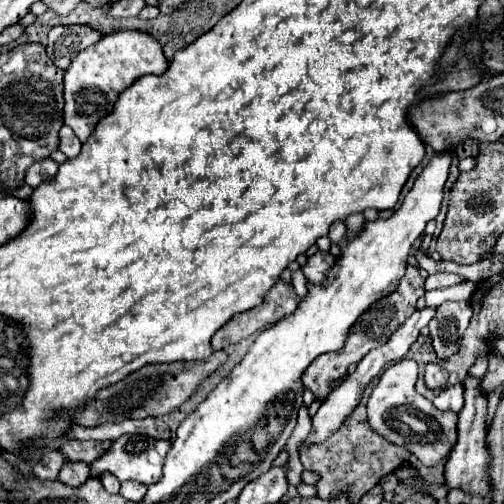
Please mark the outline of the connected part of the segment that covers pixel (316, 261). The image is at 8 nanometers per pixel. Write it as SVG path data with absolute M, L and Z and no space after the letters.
M318 251L316 255L308 257L308 263L302 267L302 271L304 271L304 275L306 275L306 279L308 279L310 283L320 285L320 281L324 281L328 269L332 269L334 263L336 263L336 257L334 257L334 255Z

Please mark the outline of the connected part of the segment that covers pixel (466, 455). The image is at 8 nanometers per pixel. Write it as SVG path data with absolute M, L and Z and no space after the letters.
M466 377L464 379L464 397L466 403L458 413L458 441L446 461L444 467L444 483L448 489L462 489L466 495L486 497L488 493L488 449L486 449L486 399L480 395L480 379Z

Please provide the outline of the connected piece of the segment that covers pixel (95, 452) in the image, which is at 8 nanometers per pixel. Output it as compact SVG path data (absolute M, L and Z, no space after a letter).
M64 441L60 451L70 461L84 461L90 465L100 453L104 453L104 449L108 449L108 445L112 445L112 441Z

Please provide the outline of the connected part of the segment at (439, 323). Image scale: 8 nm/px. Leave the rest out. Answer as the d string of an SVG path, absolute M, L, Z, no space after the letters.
M442 303L436 309L436 317L428 323L428 329L434 339L434 351L440 359L446 359L460 349L470 317L472 309L468 303Z

